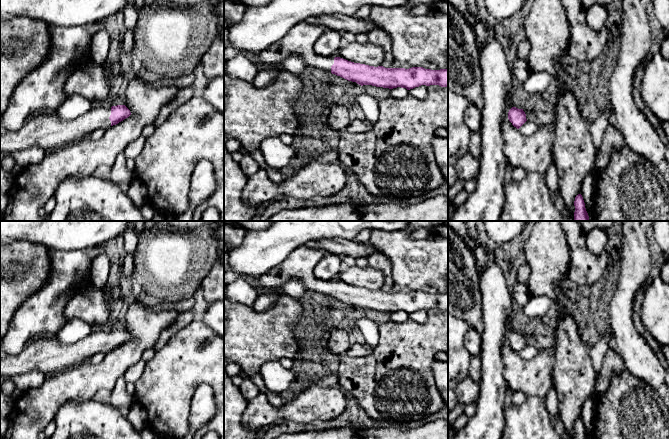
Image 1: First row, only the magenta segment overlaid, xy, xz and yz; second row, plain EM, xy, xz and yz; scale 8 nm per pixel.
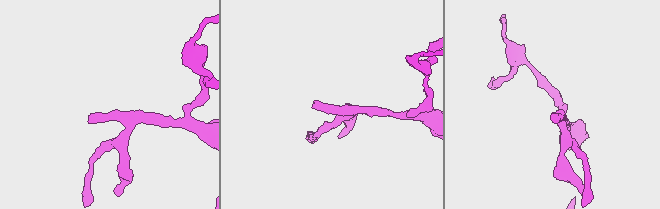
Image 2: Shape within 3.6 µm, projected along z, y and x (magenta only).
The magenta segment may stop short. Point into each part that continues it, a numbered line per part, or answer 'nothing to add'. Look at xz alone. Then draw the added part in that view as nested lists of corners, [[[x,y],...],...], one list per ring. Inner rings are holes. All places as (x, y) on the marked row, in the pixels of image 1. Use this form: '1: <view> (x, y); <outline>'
1: xz (299, 41); [[[300,22],[279,41],[256,55],[255,61],[262,64],[282,64],[289,57],[299,57],[310,68],[331,72],[335,57],[324,57],[314,50],[317,39],[327,30],[322,25]]]

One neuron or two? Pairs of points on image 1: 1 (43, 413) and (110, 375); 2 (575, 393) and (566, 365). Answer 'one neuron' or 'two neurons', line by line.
1: one neuron
2: one neuron

